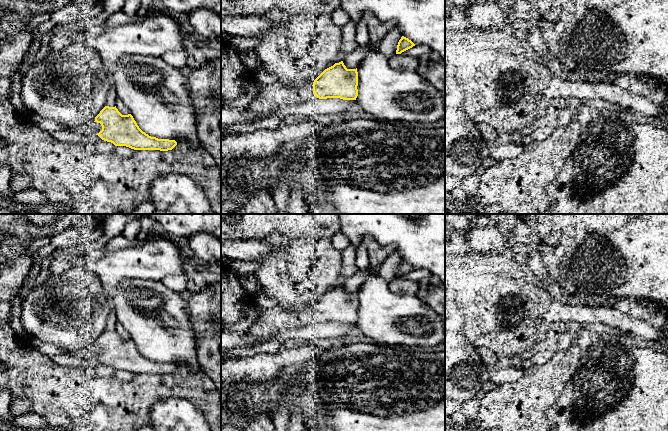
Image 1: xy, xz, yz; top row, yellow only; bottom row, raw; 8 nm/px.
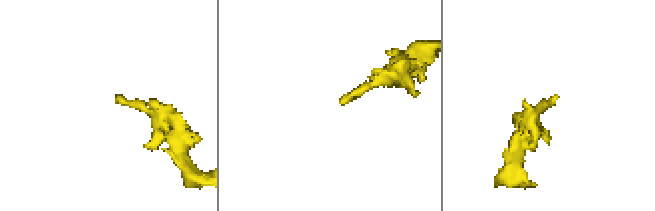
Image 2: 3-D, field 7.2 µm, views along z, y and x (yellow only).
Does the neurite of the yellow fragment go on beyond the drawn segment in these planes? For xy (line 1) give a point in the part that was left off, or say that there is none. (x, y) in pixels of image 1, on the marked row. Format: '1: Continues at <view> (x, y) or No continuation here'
1: No continuation here

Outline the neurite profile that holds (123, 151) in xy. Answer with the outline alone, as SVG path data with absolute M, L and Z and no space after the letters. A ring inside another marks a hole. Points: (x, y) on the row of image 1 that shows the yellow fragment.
M115 146L112 150L112 152L116 153L121 157L132 157L135 154L135 151L136 150L126 146Z

